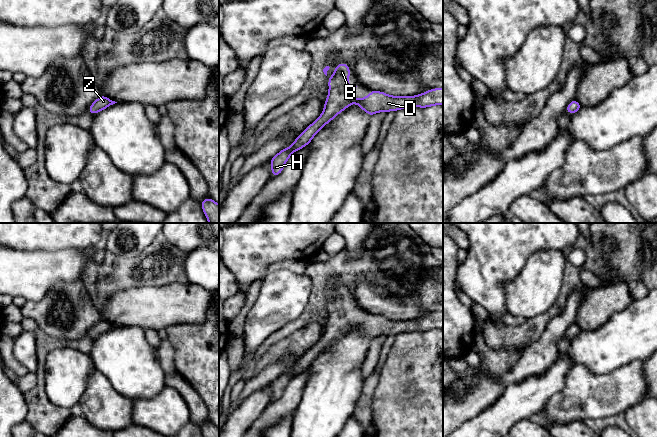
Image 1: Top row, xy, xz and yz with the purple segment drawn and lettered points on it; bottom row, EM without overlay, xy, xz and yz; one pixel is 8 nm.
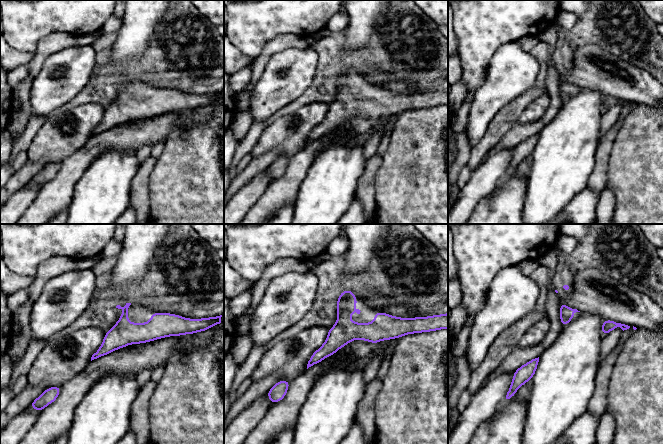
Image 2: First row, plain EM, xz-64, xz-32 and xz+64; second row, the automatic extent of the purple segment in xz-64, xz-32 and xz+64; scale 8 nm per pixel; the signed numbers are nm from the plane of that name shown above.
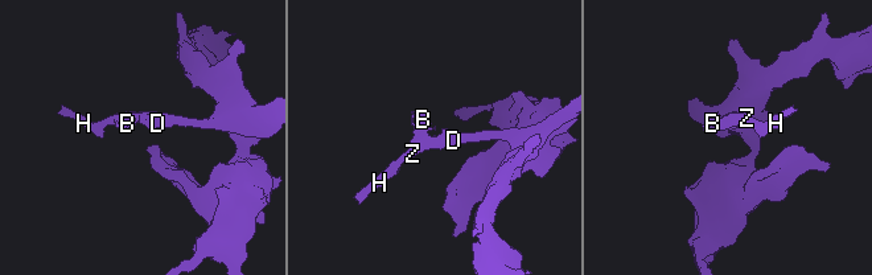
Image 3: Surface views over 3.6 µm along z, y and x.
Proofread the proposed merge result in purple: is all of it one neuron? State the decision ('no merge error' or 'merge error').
no merge error

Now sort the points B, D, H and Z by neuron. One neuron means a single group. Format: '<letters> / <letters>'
B D H Z

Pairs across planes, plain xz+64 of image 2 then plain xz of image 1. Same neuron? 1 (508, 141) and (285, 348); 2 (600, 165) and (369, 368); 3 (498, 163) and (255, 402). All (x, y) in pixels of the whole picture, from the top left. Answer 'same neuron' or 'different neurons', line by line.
1: different neurons
2: different neurons
3: same neuron

